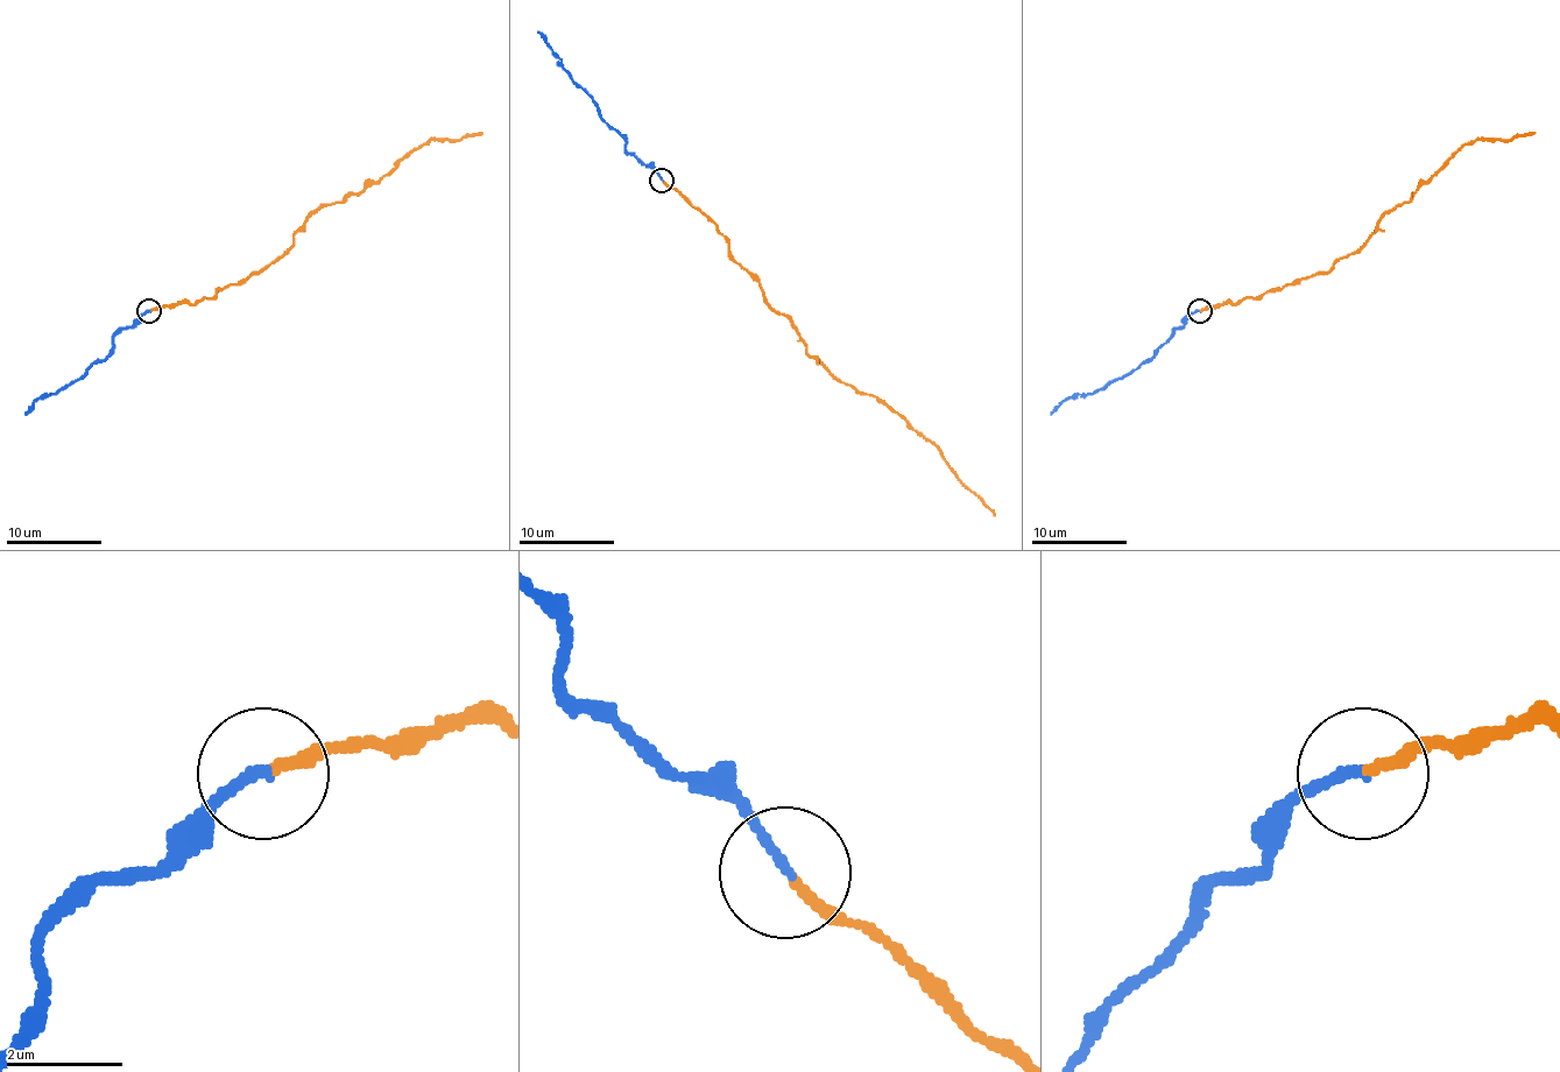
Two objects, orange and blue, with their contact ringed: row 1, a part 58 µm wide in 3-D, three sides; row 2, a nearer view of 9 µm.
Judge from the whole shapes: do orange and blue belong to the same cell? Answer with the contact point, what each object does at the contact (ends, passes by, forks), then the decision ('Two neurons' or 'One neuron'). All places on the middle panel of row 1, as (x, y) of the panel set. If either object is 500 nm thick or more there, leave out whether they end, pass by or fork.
Place: (662, 180). At the ring orange ends. At the ring blue ends. Two neurons

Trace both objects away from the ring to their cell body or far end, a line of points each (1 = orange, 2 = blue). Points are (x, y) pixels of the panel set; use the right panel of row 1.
1: (1200, 311), (1326, 274), (1467, 142), (1536, 133)
2: (1200, 311), (1193, 311), (1184, 325), (1176, 328), (1141, 366), (1095, 393), (1066, 397), (1050, 414)

